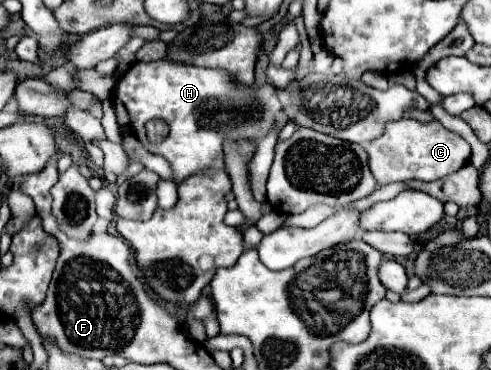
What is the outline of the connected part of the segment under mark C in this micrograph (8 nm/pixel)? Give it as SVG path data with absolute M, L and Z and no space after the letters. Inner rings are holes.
M394 120L388 122L384 134L364 144L368 152L368 166L378 184L390 184L398 180L440 180L470 162L470 144L456 132L446 130L438 120L422 124L418 120ZM394 174L394 176L386 176Z

